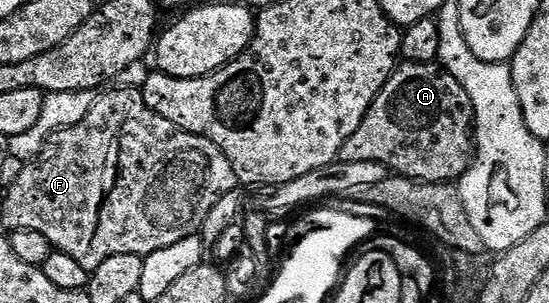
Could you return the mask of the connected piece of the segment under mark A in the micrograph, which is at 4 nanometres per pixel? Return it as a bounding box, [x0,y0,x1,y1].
[340,64,475,183]

